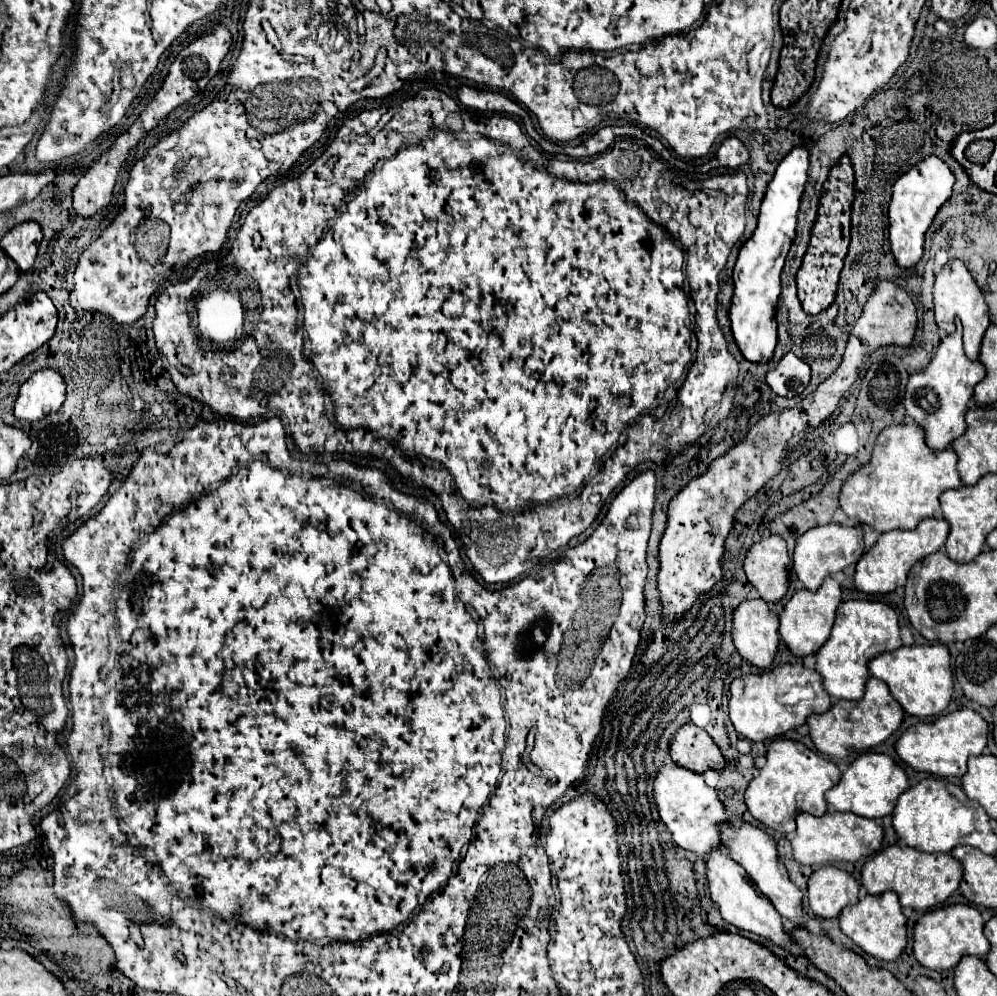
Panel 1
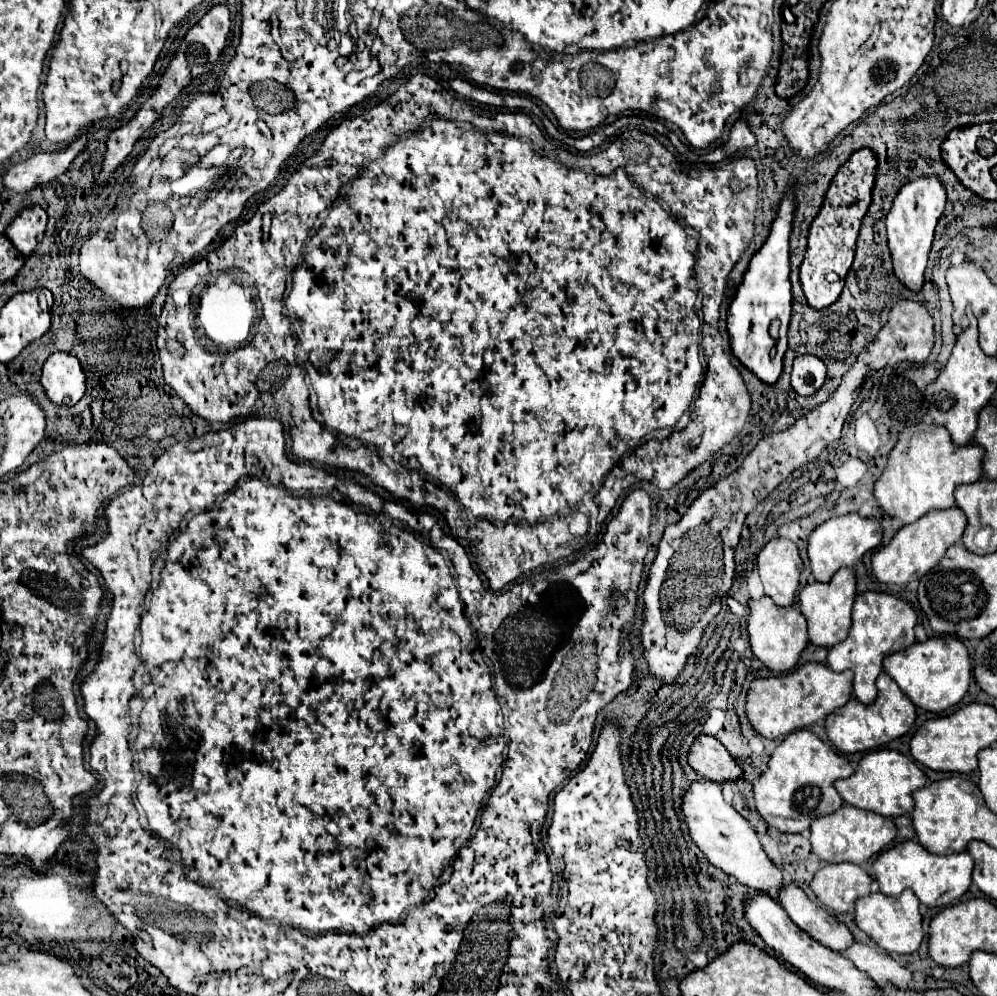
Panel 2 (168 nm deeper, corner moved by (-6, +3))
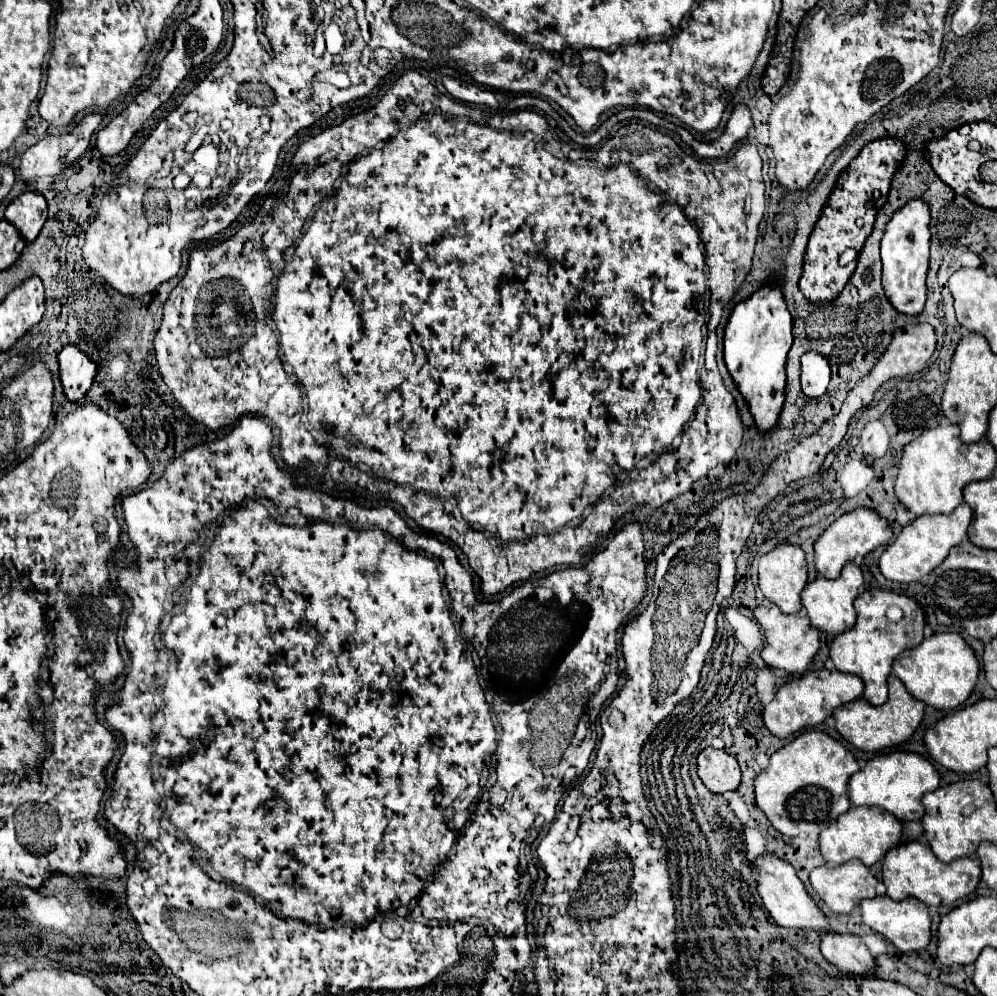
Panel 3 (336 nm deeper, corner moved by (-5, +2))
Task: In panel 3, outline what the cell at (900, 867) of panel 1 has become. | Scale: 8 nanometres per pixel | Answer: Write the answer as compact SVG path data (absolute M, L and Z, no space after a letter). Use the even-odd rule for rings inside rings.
M921 841L903 843L891 849L883 859L883 883L887 887L887 895L893 901L903 901L907 897L915 897L925 905L951 905L977 889L981 879L981 863L977 857L955 859L955 863L941 863L931 847Z

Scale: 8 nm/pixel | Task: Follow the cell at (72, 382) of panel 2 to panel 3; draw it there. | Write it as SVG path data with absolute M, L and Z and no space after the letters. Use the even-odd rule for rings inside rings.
M65 345L59 353L59 369L61 369L61 383L69 401L79 401L89 391L95 375L97 363L85 355L75 345Z

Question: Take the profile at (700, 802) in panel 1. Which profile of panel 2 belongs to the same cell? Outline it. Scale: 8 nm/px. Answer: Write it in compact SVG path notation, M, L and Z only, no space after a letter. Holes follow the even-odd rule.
M696 780L696 782L688 784L688 788L682 794L680 814L684 816L690 840L704 852L704 856L710 864L724 870L726 874L736 876L736 880L748 888L772 892L782 886L782 882L784 882L782 874L772 864L772 860L766 856L766 852L762 850L756 832L732 808L732 804L728 804L724 800L722 790L716 786L716 782Z

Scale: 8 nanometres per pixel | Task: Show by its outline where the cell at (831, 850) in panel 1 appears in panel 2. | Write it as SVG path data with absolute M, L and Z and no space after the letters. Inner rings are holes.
M844 804L834 814L816 818L810 828L810 844L812 852L820 856L824 862L850 862L850 864L862 864L870 860L874 854L884 850L892 838L896 836L896 826L892 818L884 818L876 812L852 808Z

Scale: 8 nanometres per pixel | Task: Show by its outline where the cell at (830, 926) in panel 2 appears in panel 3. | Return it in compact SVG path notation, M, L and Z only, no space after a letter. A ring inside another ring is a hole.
M835 933L835 935L821 935L821 953L823 957L833 963L839 973L853 975L853 977L873 977L877 967L875 959L869 953L867 945L849 933Z

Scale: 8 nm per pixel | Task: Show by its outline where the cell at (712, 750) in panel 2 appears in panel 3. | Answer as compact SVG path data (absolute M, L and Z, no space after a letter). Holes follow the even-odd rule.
M707 747L705 751L699 753L697 759L697 773L705 787L713 793L725 793L725 791L735 791L741 783L741 771L735 761L725 751Z

